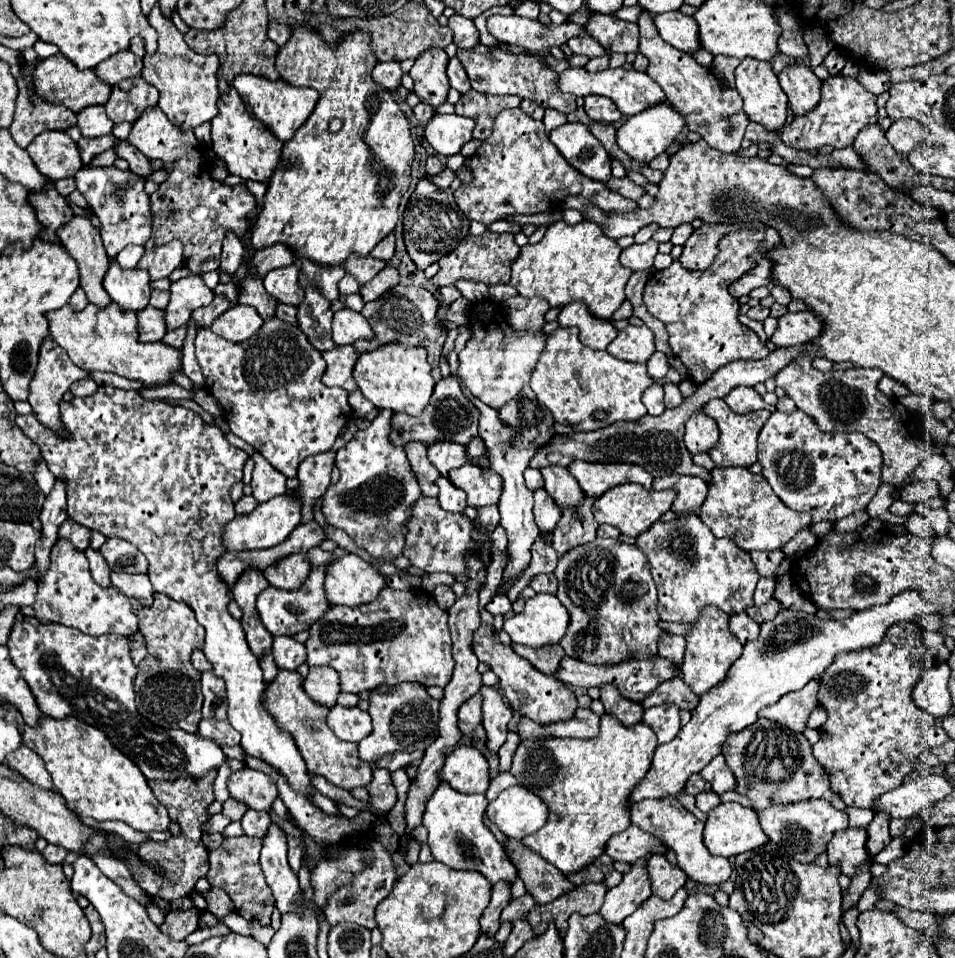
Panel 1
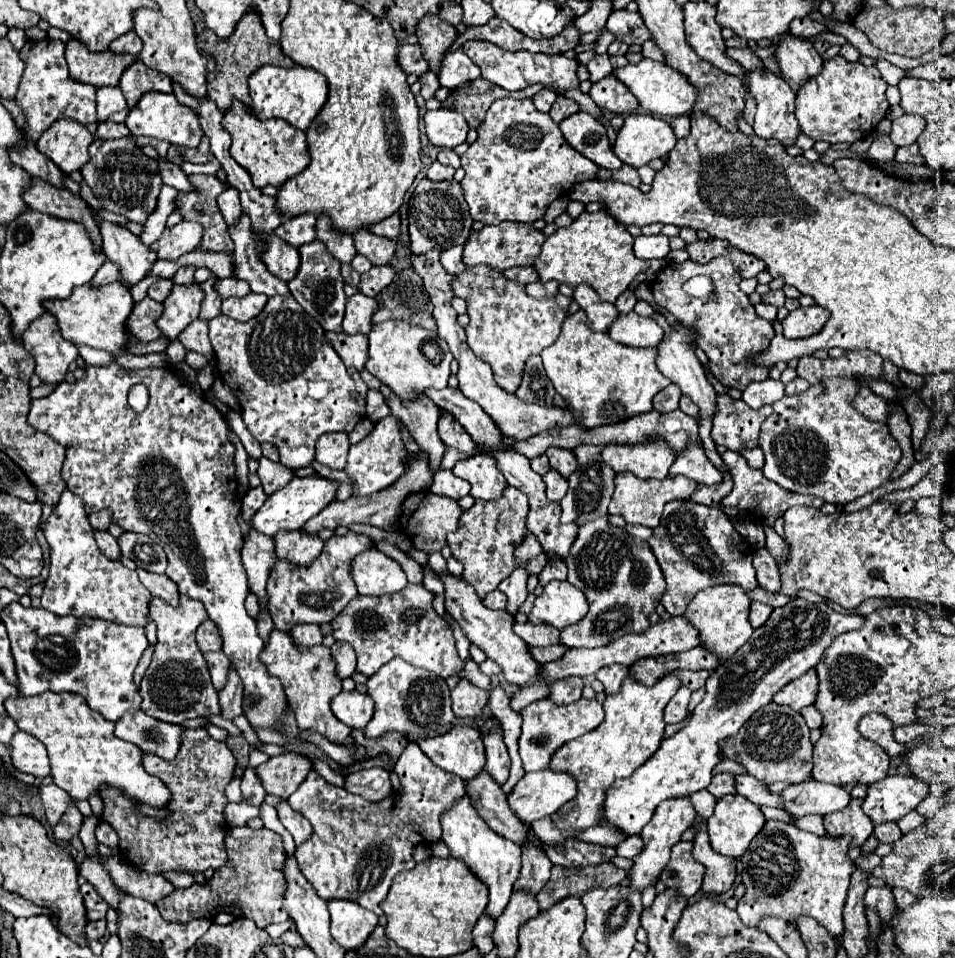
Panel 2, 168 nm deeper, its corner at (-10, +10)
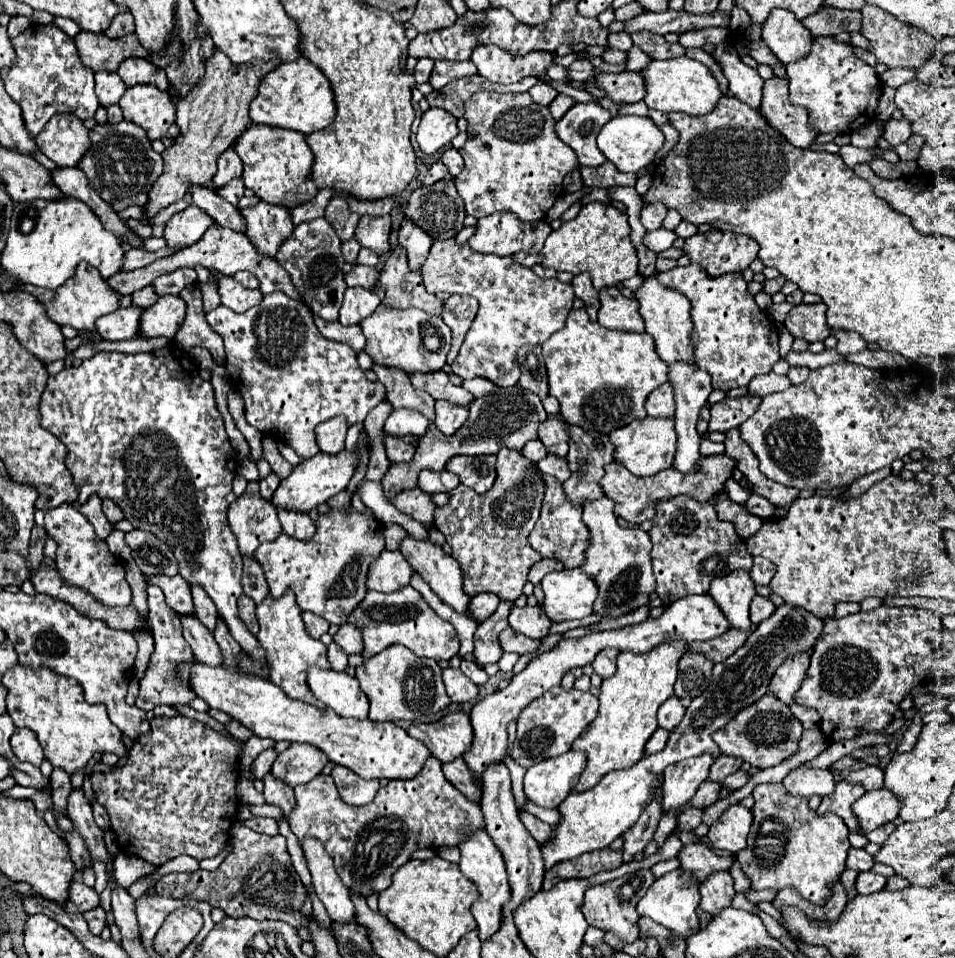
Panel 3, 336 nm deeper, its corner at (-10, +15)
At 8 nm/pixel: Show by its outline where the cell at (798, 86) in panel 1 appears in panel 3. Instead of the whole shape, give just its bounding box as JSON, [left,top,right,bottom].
[762,9,812,65]

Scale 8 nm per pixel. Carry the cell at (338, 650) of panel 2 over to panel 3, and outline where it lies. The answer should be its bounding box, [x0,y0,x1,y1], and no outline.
[334,623,364,655]

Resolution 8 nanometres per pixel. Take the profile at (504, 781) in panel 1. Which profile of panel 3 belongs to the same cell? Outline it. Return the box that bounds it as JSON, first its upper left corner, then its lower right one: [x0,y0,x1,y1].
[510,685,598,769]

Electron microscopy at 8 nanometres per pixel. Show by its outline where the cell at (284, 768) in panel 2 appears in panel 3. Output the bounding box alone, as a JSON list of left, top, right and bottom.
[272,743,328,787]

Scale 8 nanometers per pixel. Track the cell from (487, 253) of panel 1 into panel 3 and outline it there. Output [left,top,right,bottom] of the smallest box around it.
[468,213,552,255]

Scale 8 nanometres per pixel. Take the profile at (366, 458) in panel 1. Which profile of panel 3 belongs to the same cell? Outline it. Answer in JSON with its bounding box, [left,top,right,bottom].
[384,409,430,437]

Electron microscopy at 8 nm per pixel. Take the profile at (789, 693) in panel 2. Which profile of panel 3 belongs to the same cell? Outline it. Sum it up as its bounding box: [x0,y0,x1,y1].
[768,649,812,705]

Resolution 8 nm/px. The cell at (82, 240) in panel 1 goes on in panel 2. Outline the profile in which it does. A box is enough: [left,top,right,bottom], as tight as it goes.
[24,180,102,250]

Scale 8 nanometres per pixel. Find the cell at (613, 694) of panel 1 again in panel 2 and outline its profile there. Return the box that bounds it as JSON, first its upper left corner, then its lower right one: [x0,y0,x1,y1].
[596,664,628,694]

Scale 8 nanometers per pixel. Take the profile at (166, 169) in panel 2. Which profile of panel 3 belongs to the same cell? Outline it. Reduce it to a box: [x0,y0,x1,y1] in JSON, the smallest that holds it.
[190,185,246,233]

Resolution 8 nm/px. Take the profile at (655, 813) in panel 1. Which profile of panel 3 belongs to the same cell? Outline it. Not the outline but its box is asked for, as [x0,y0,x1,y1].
[700,871,736,915]

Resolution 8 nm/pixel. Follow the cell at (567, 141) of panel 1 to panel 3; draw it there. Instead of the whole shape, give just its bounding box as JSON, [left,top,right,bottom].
[556,103,610,167]

